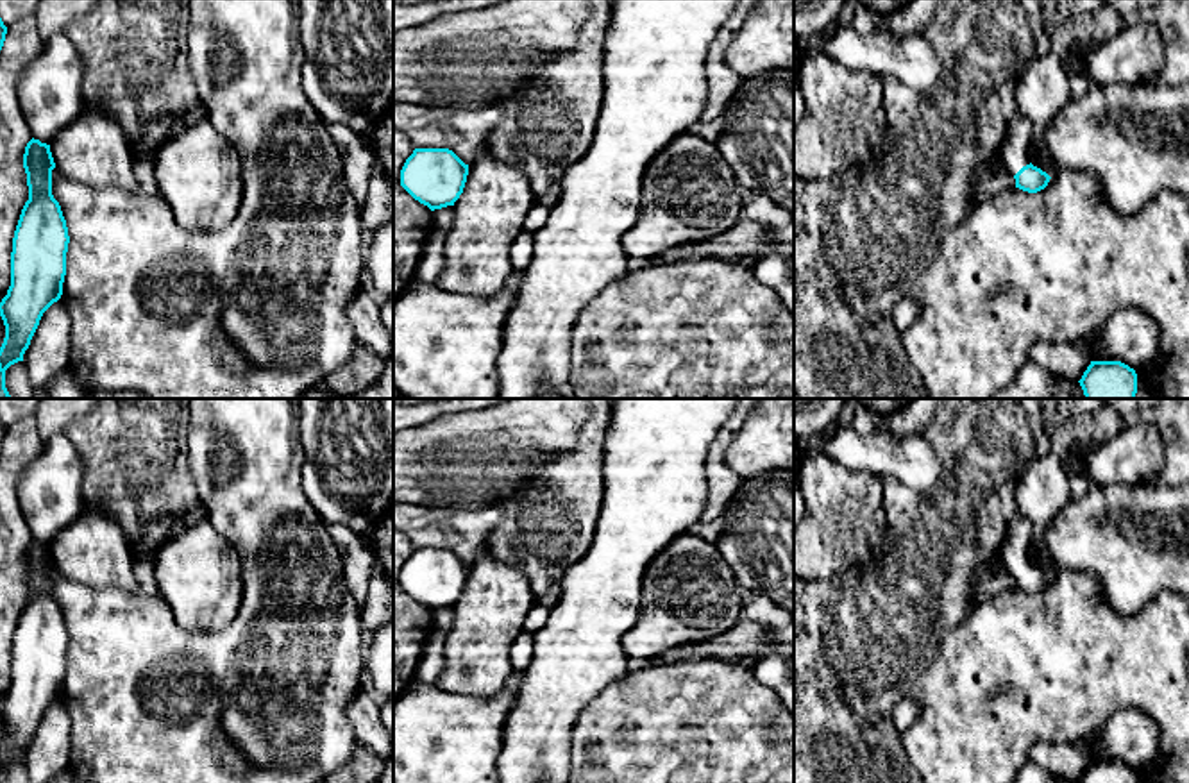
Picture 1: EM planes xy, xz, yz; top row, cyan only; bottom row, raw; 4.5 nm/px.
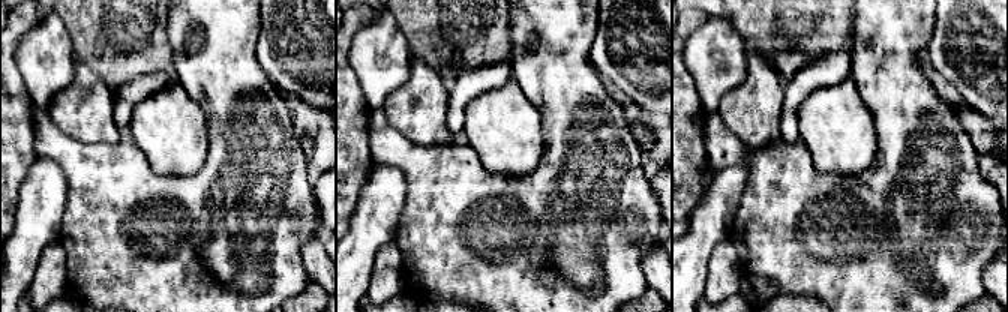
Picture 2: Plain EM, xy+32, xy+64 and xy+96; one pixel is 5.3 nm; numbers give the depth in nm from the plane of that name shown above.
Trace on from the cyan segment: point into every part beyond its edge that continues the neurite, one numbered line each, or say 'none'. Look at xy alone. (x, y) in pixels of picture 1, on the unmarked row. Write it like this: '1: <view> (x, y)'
none

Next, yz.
1: yz (1014, 547)

